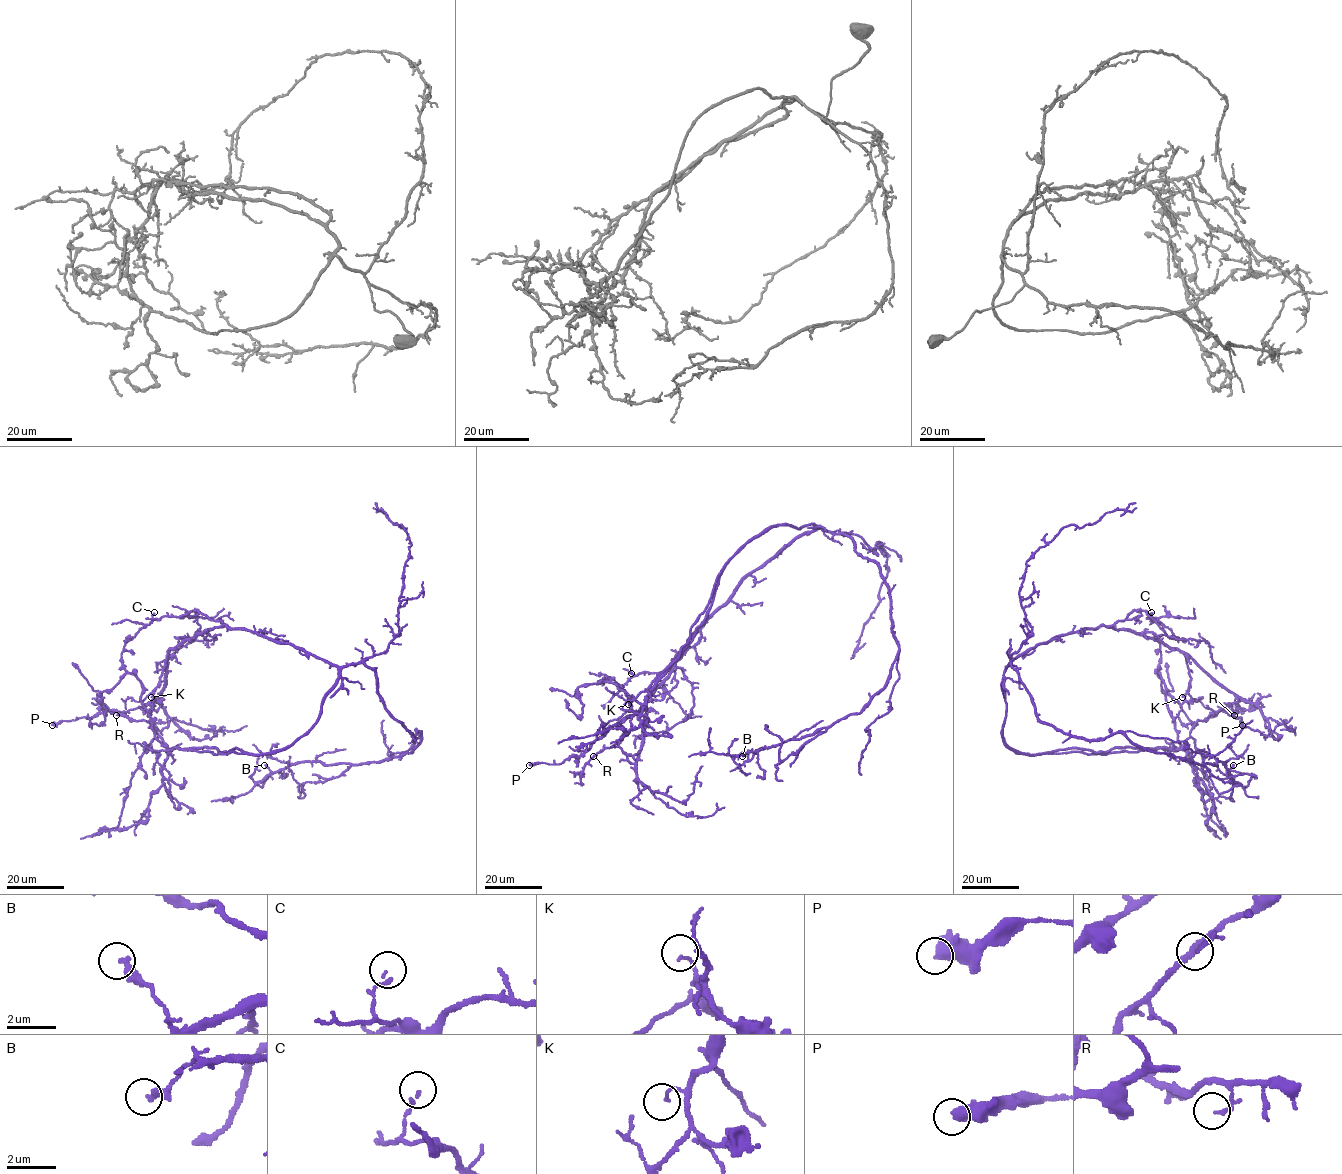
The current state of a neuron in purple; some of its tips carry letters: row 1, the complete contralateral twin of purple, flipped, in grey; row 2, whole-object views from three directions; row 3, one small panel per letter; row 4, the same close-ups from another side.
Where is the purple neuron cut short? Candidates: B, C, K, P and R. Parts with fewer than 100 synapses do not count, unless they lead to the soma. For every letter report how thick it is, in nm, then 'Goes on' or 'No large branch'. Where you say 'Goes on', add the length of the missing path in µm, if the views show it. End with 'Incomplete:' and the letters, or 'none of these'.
B: Thickness 240 nm. No large branch
C: Thickness 130 nm. No large branch
K: Thickness 110 nm. No large branch
P: Thickness 600 nm. No large branch
R: Thickness 120 nm. No large branch
Incomplete: none of these

